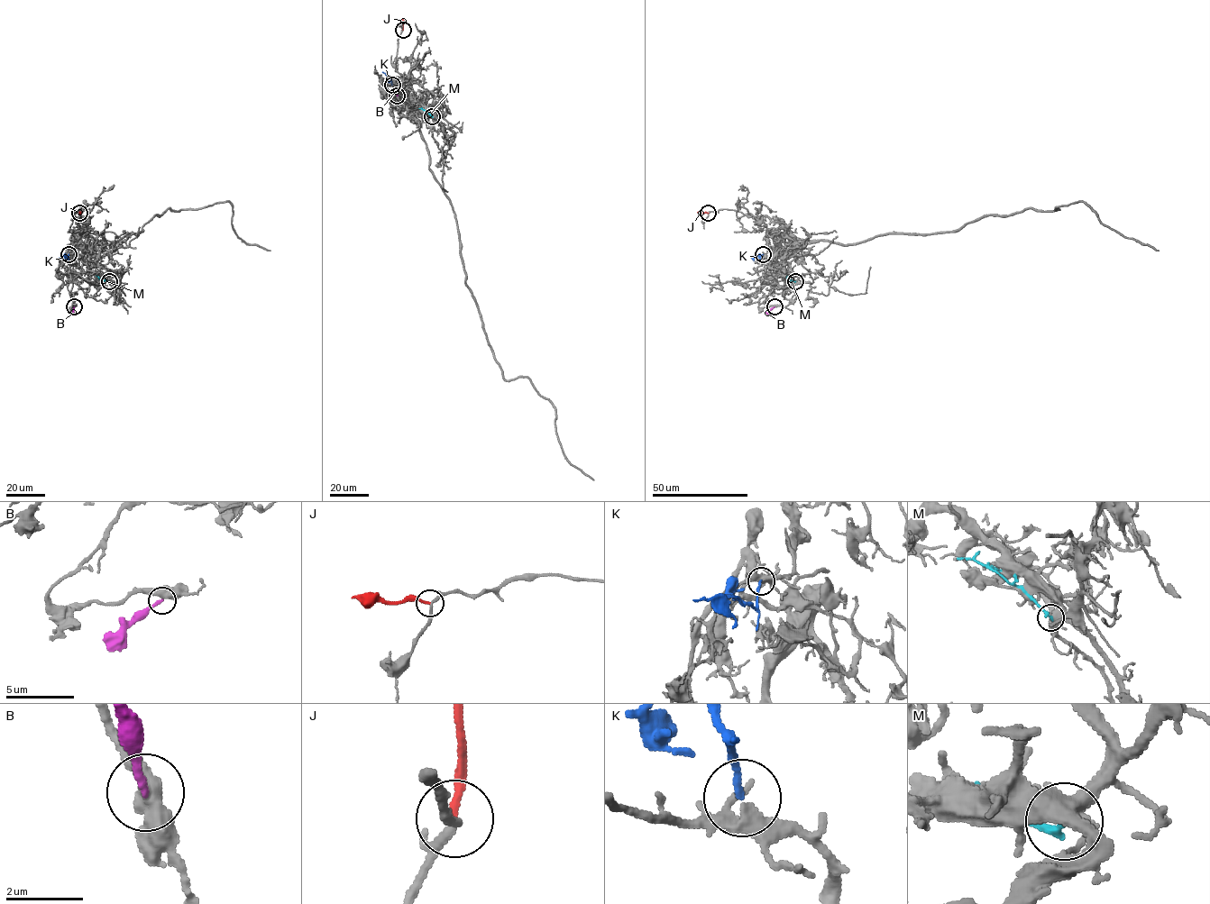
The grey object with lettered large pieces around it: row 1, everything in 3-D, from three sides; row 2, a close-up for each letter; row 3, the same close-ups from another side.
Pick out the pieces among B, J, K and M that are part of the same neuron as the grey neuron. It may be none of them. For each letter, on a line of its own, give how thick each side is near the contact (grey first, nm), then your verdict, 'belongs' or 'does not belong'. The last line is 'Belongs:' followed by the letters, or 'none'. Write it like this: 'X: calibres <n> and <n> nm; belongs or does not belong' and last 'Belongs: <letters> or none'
B: calibres 500 and 200 nm; does not belong
J: calibres 200 and 180 nm; does not belong
K: calibres 280 and 170 nm; belongs
M: calibres 380 and 240 nm; does not belong
Belongs: K

